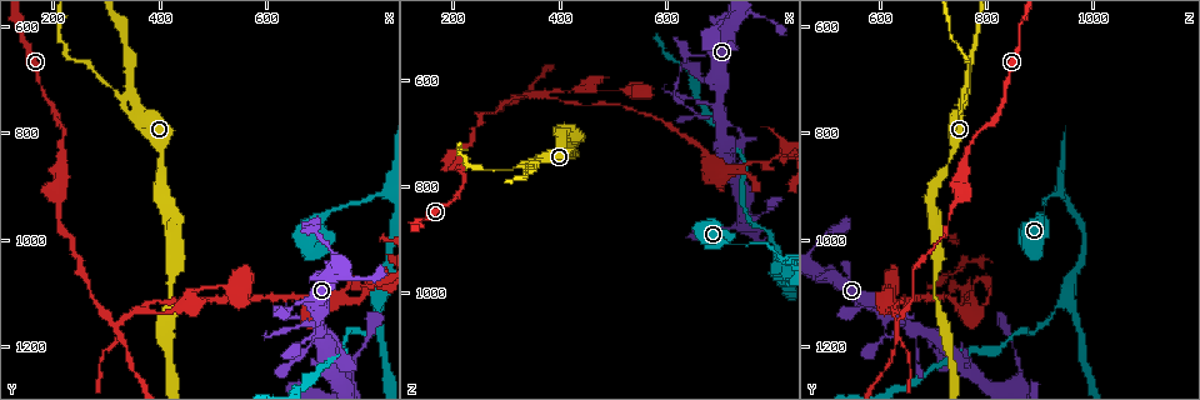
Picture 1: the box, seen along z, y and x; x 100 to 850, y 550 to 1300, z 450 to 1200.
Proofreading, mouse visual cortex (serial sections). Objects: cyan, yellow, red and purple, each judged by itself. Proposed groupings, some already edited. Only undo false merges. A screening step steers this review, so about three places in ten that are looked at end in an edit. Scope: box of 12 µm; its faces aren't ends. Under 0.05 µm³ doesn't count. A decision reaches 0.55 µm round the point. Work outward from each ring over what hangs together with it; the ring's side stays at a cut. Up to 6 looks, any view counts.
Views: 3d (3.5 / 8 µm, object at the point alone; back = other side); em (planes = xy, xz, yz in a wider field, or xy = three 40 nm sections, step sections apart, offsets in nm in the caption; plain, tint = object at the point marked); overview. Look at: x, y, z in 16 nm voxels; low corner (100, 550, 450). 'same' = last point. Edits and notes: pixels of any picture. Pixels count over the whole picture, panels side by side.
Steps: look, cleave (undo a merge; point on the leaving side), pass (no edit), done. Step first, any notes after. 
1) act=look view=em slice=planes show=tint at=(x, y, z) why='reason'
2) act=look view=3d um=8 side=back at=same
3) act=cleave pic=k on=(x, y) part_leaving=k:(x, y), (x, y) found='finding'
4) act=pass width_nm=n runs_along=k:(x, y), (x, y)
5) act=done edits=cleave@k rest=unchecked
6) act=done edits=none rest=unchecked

act=look view=3d um=3.5 at=(650, 1125, 550) why='thin neck'

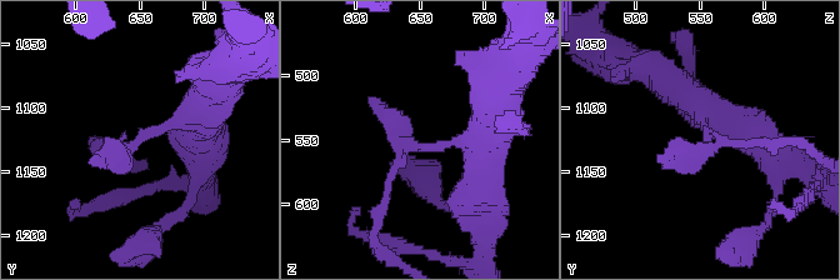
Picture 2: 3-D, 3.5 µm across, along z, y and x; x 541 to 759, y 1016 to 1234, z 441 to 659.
act=look view=em slice=xy step=1 show=tint at=(648, 1126, 554)

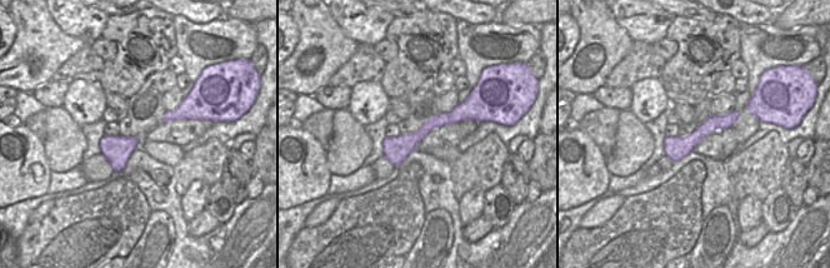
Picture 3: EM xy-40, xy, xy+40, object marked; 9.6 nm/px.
act=cleave pic=2 on=(409, 144) part_leaving=2:(443, 144), (409, 144), (370, 103) found='two cells meet here'

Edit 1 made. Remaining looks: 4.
act=look view=overview

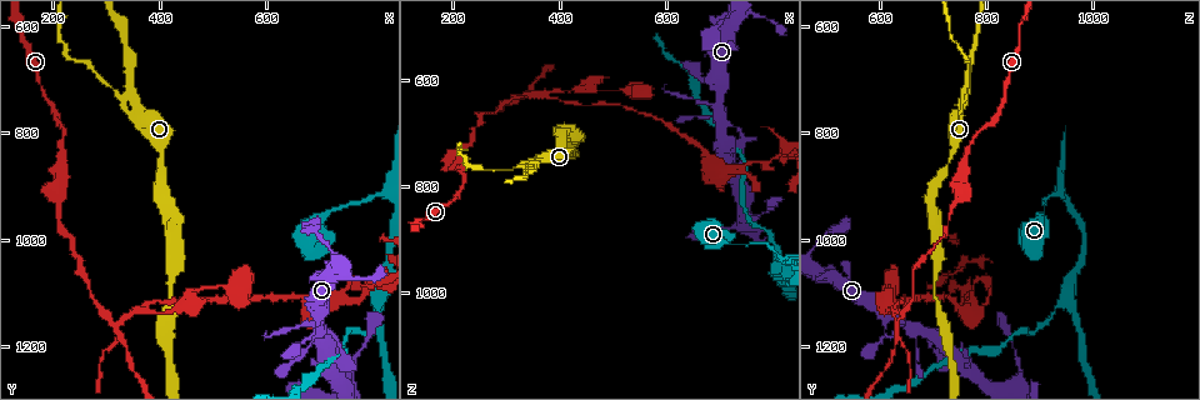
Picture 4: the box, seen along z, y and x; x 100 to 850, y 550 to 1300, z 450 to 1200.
act=look view=3d um=3.5 side=back at=(810, 1105, 950) why='calibre changes'

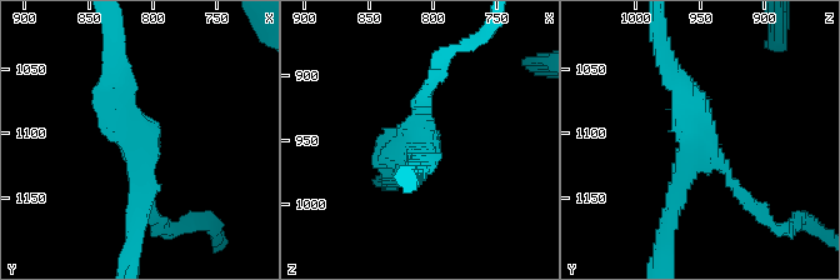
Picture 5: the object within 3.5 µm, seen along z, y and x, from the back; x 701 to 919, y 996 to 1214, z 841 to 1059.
act=look view=em slice=xy step=3 show=tint at=(812, 1110, 950) arms=3 arm_widths_nm=150,250,350

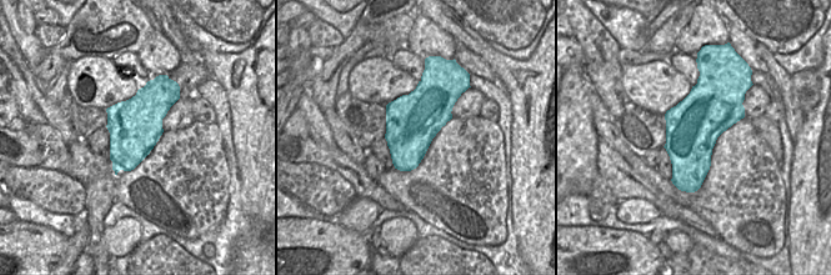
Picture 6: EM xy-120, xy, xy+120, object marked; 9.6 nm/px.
act=pass runs_along=5:(673, 76), (698, 141), (755, 206) found='all the same cell'

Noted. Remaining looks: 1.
act=done edits=cleave@2 rest=unchecked

